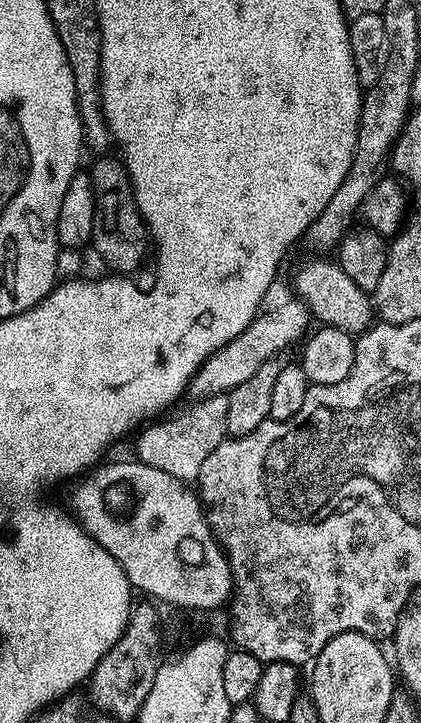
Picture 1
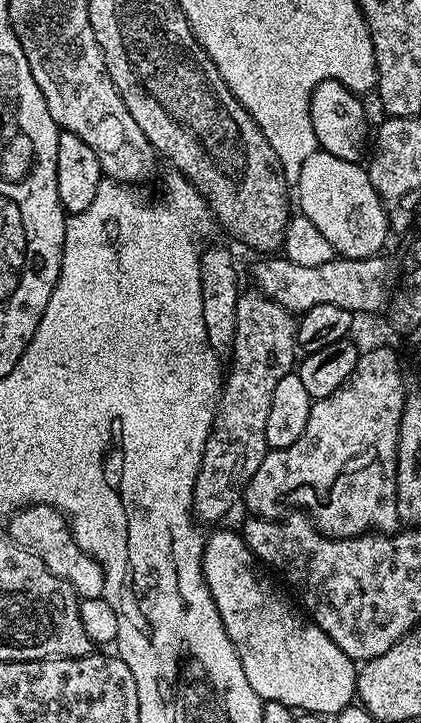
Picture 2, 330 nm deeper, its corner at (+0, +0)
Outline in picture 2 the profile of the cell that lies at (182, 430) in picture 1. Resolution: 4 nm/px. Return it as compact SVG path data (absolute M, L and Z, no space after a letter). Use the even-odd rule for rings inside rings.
M31 504L29 508L21 508L12 513L6 520L8 537L18 546L30 550L58 578L62 578L83 599L103 597L104 570L92 556L86 555L72 536L68 521L57 508L45 504Z

